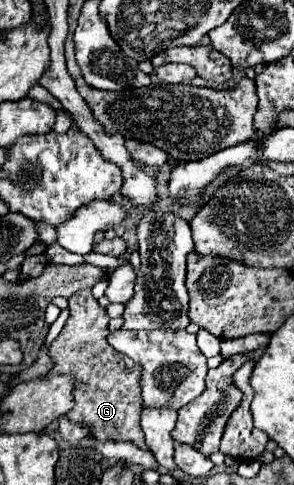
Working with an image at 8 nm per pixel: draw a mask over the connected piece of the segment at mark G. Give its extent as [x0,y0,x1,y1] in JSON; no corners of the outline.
[50,290,148,450]

